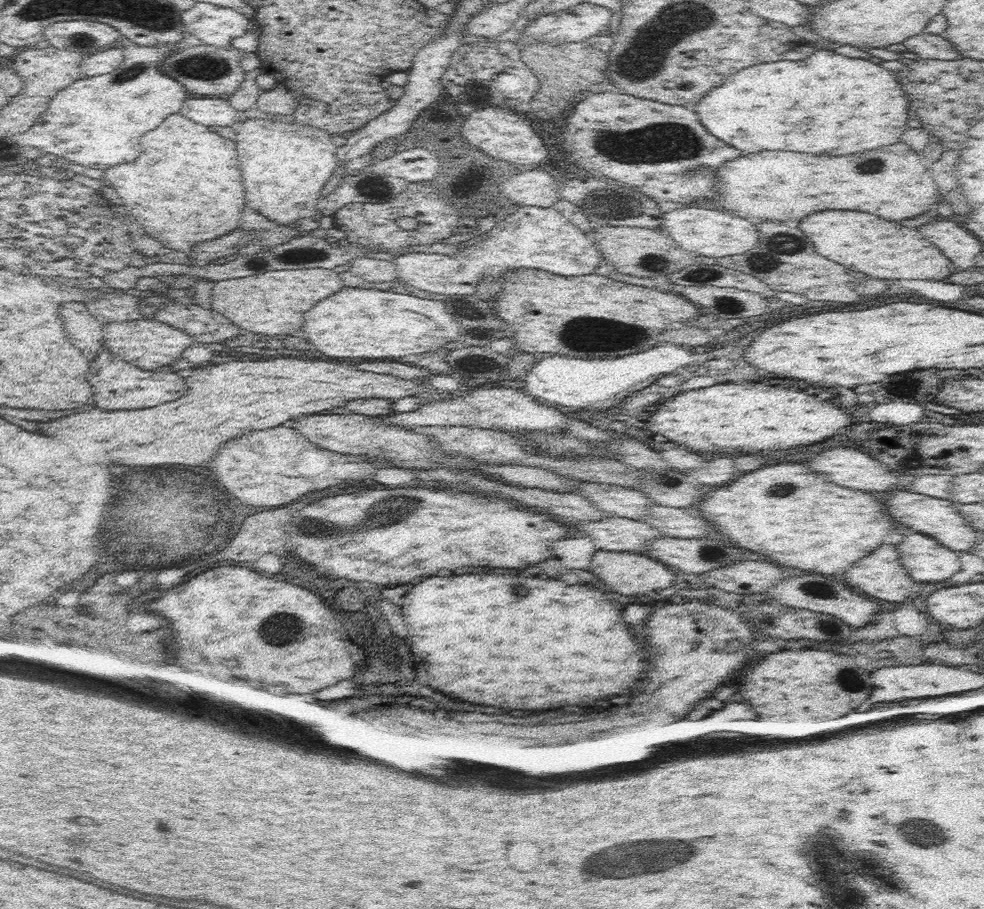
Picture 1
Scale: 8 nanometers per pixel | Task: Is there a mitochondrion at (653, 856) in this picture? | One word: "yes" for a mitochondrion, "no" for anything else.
yes

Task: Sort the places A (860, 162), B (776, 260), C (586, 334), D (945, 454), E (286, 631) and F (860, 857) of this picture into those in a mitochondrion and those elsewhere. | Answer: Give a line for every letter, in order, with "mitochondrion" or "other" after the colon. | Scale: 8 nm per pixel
A: mitochondrion
B: mitochondrion
C: mitochondrion
D: other
E: mitochondrion
F: other

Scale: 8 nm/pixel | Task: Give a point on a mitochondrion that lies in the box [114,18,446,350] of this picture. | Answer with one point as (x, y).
(199, 66)

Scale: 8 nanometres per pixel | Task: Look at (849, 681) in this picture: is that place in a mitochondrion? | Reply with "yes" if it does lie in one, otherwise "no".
no

